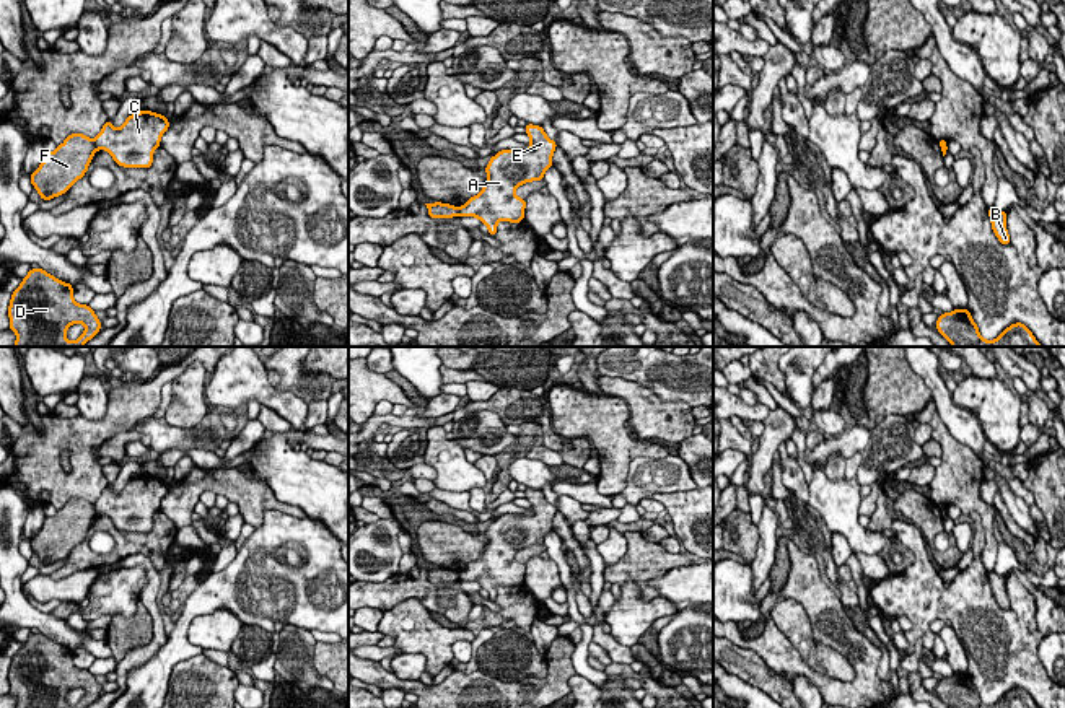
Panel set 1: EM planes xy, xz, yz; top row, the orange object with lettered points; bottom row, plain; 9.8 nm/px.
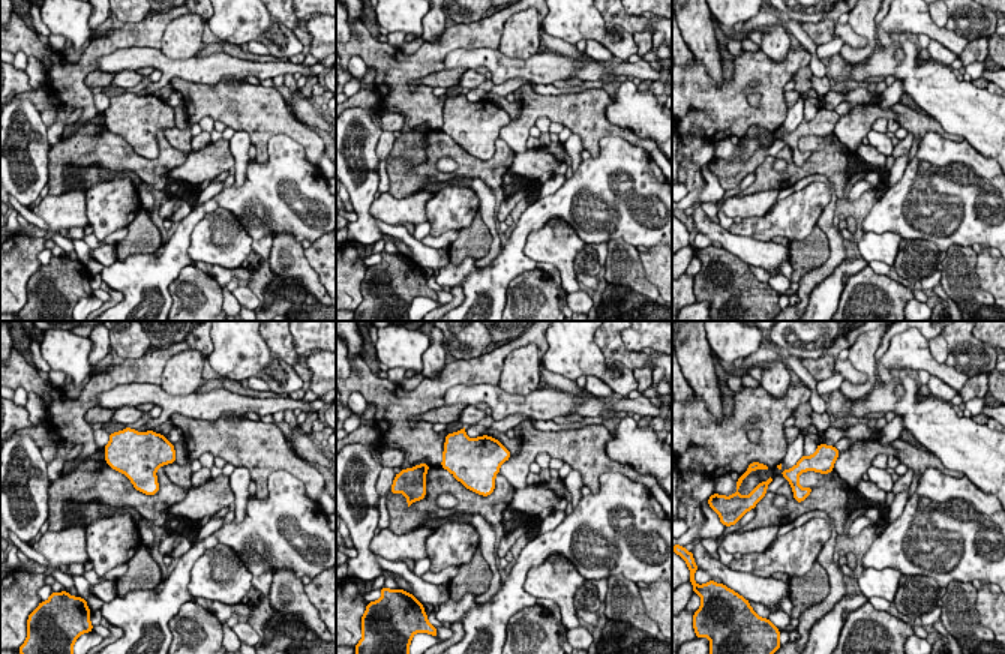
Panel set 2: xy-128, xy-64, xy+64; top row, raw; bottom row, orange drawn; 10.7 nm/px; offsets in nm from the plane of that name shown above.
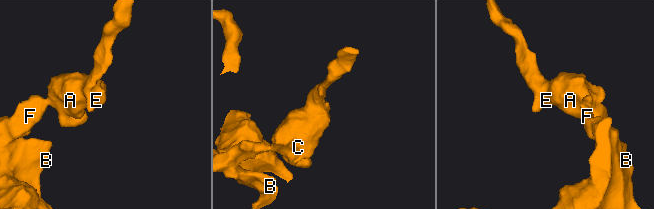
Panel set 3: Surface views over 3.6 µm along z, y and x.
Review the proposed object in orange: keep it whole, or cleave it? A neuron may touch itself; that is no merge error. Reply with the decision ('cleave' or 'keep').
cleave

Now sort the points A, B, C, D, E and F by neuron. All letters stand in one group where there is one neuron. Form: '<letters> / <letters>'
A C E / B D F

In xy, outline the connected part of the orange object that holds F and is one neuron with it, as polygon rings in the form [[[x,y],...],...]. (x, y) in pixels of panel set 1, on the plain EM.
[[[72,498],[55,516],[44,519],[41,531],[29,539],[31,548],[42,565],[52,565],[68,557],[73,547],[88,535],[96,518],[94,505],[83,498]]]

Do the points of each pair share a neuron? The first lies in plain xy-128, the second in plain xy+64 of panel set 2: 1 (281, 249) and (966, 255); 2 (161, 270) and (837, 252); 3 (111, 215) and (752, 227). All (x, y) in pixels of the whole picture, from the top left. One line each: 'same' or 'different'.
1: same
2: different
3: same

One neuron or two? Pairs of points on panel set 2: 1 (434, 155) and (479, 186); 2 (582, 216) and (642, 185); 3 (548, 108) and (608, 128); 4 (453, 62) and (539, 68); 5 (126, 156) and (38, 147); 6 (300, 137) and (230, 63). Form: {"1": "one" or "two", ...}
{"1": "two", "2": "one", "3": "one", "4": "one", "5": "two", "6": "two"}

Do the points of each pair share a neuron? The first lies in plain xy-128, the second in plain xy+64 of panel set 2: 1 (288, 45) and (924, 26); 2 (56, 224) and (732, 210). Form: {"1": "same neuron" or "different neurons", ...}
{"1": "same neuron", "2": "same neuron"}

